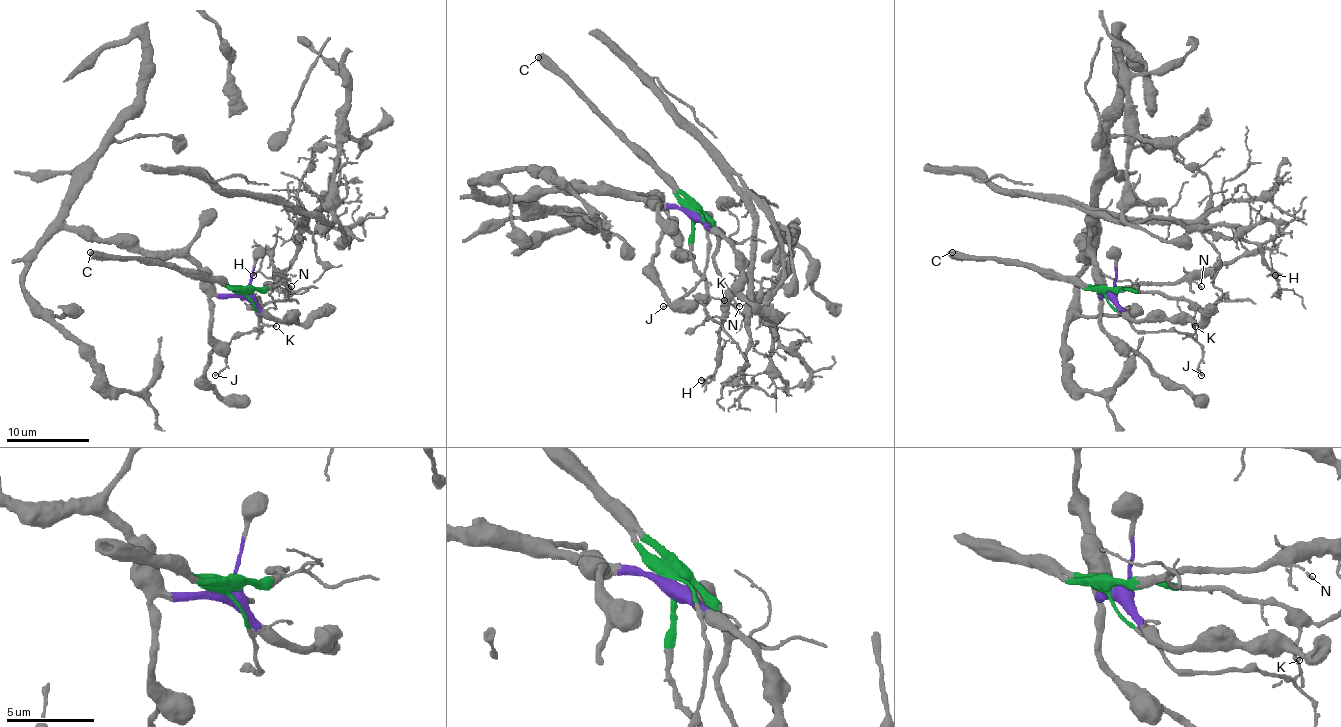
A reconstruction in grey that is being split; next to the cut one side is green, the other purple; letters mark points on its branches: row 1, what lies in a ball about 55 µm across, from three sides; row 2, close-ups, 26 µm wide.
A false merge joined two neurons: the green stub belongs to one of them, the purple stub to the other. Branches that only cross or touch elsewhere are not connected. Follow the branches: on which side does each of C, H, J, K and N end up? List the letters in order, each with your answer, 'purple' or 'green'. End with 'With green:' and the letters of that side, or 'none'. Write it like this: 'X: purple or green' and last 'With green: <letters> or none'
C: green
H: green
J: green
K: green
N: green
With green: C, H, J, K, N

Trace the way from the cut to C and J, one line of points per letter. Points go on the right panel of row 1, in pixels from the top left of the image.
C: (1110, 291), (1095, 291), (1062, 279), (1049, 279), (1024, 266), (995, 260), (964, 260), (952, 252)
J: (1110, 291), (1106, 299), (1137, 331), (1170, 331), (1189, 335), (1202, 347), (1197, 368), (1202, 374)

